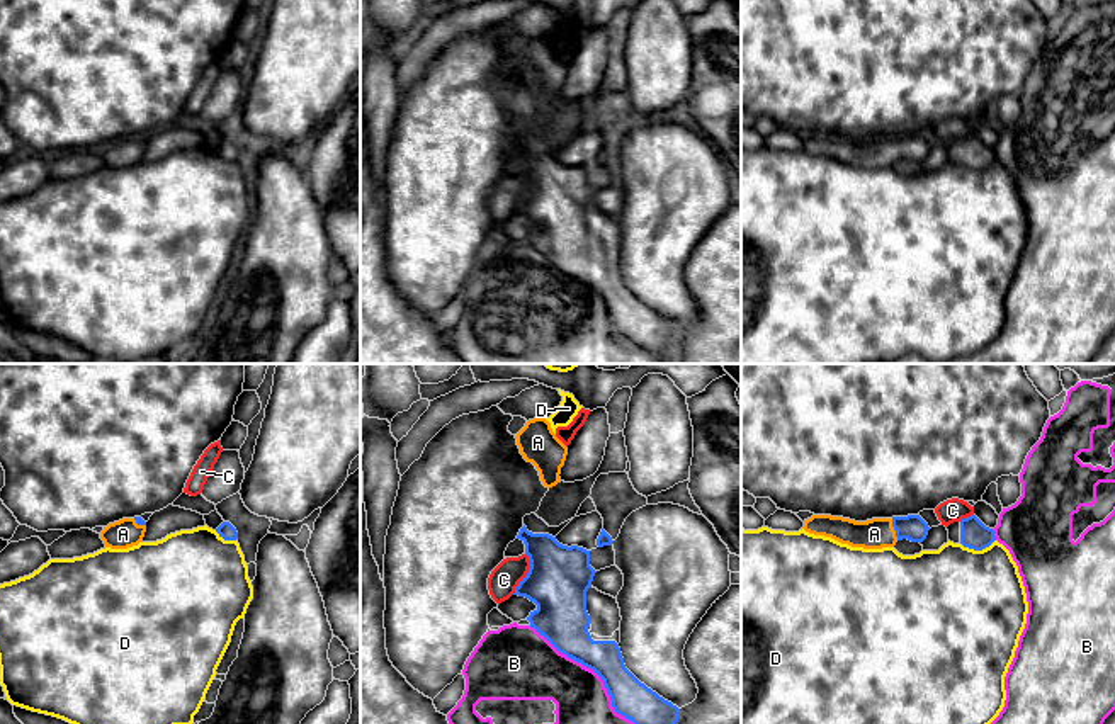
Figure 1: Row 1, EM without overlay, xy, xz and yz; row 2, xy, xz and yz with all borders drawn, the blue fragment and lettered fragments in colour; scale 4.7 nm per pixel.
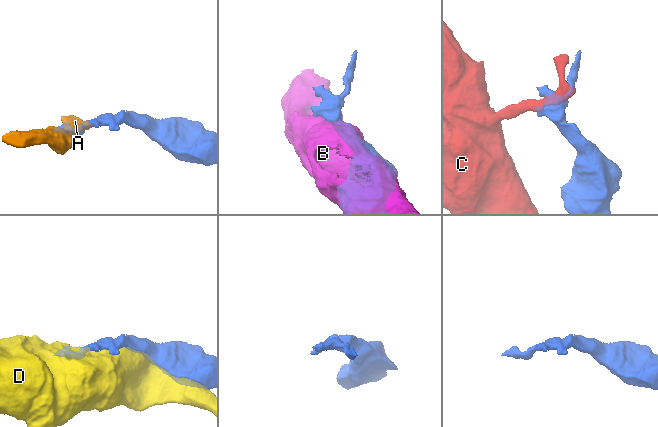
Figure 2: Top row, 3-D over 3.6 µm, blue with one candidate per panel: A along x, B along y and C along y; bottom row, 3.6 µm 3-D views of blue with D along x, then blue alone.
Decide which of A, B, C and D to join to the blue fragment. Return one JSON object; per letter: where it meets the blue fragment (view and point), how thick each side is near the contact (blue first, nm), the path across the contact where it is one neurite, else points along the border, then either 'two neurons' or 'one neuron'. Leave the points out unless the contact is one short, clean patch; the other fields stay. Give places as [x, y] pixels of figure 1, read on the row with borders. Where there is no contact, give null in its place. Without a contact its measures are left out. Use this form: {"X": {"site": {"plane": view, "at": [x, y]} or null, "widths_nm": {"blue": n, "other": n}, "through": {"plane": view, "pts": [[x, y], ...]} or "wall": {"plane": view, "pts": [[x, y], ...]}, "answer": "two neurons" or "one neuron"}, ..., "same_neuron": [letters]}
{"A": {"site": {"plane": "yz", "at": [894, 529]}, "widths_nm": {"blue": 120, "other": 140}, "through": {"plane": "yz", "pts": [[913, 527], [894, 529], [874, 534]]}, "answer": "one neuron"}, "B": {"site": {"plane": "xz", "at": [590, 668]}, "widths_nm": {"blue": 220, "other": 280}, "answer": "two neurons"}, "C": {"site": {"plane": "xz", "at": [527, 573]}, "widths_nm": {"blue": 300, "other": 140}, "answer": "two neurons"}, "D": {"site": {"plane": "yz", "at": [978, 549]}, "widths_nm": {"blue": 140, "other": 500}, "answer": "two neurons"}, "same_neuron": ["A"]}

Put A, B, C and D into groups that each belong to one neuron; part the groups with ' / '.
A / B / C / D

